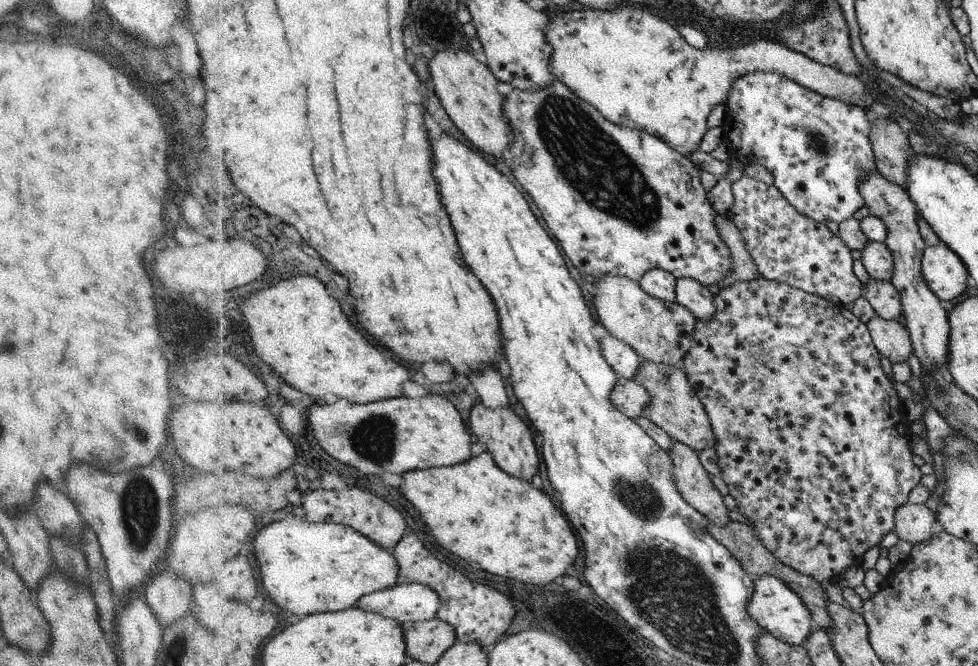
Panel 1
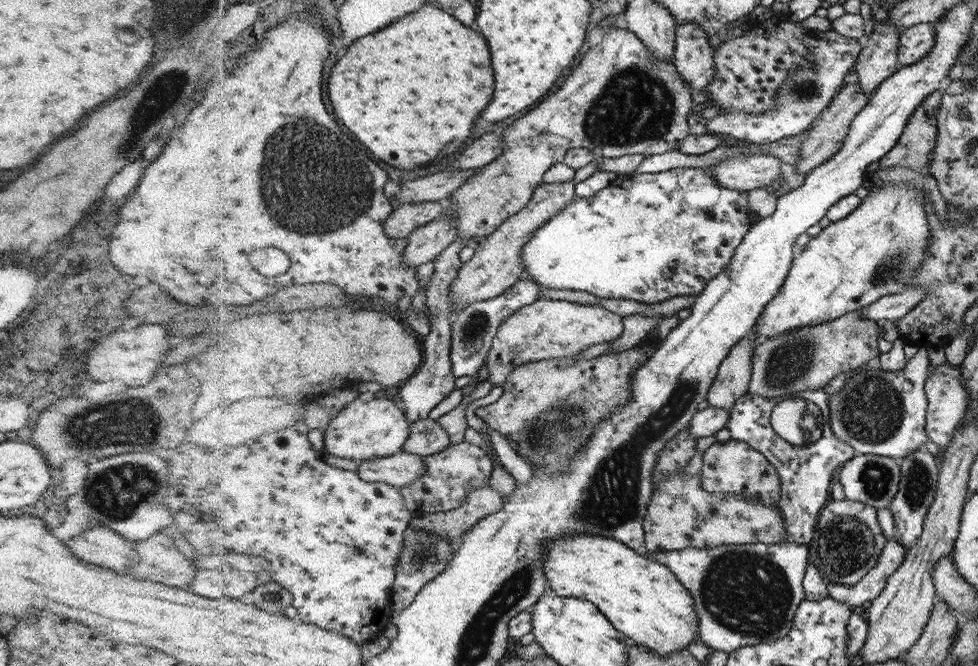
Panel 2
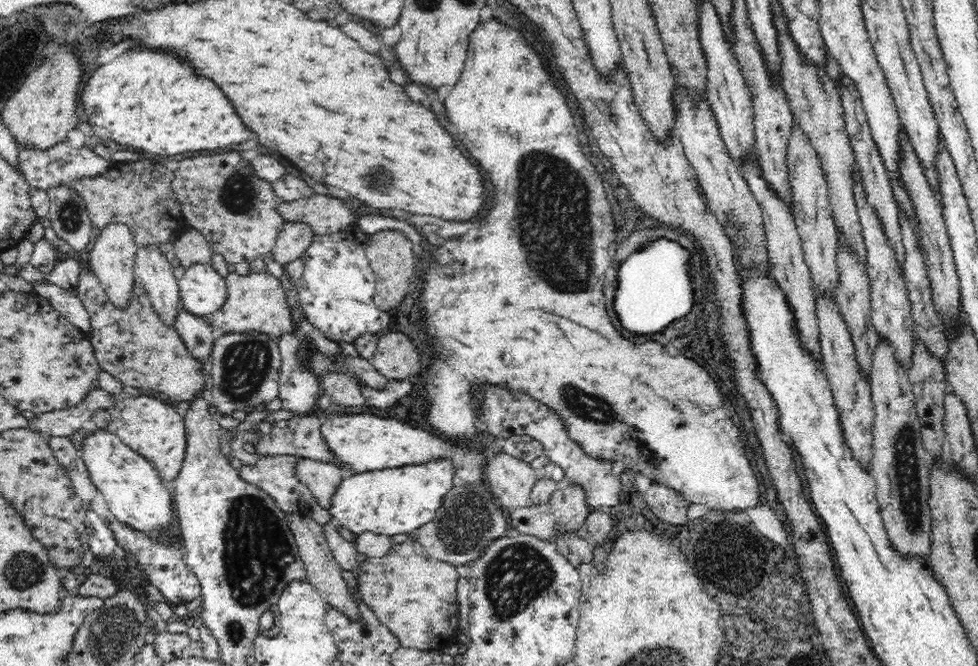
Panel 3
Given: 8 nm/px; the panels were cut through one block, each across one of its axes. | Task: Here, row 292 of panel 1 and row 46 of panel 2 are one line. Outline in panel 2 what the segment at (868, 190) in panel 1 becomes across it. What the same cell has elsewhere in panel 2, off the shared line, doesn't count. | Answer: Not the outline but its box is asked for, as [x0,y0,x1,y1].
[899,23,936,66]

